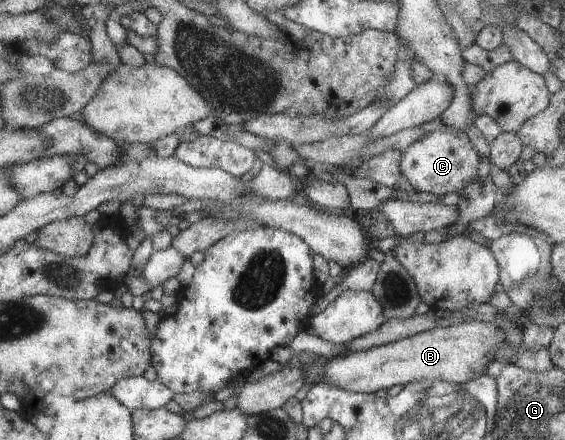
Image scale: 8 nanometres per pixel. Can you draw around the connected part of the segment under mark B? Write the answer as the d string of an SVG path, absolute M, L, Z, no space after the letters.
M465 320L448 327L435 327L369 350L335 356L325 365L320 382L358 393L375 393L394 384L401 386L421 379L466 383L483 376L483 368L489 364L489 354L498 340L504 340L504 336L493 322Z

